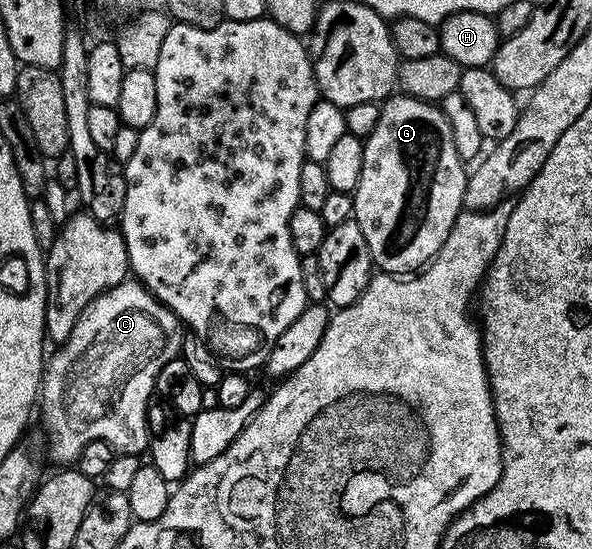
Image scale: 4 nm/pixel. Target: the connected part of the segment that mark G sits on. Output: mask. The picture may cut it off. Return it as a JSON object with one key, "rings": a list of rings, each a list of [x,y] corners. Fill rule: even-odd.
{"rings":[[[404,95],[390,96],[381,105],[379,123],[375,123],[375,131],[364,138],[364,143],[363,175],[359,175],[357,188],[352,192],[353,220],[359,223],[359,231],[363,231],[363,239],[367,239],[367,251],[371,251],[373,264],[379,267],[380,272],[412,274],[430,264],[440,253],[457,217],[465,209],[465,192],[469,182],[467,162],[459,159],[459,151],[455,151],[451,125],[440,104]]]}

